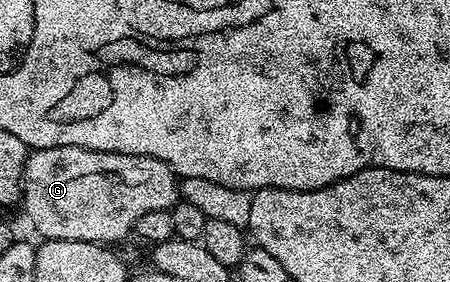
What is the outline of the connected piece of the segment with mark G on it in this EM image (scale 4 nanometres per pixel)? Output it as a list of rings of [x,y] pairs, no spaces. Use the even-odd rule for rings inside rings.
[[[50,147],[49,149],[34,149],[28,154],[25,161],[25,173],[23,174],[23,198],[21,207],[27,210],[27,215],[31,218],[31,223],[40,231],[43,239],[64,239],[65,241],[89,241],[90,243],[101,243],[104,245],[115,245],[118,239],[123,239],[128,234],[134,232],[137,221],[145,217],[145,213],[154,211],[170,211],[176,203],[180,202],[179,194],[180,180],[172,171],[168,163],[157,161],[153,157],[144,155],[122,155],[112,151],[94,151],[84,147]]]

